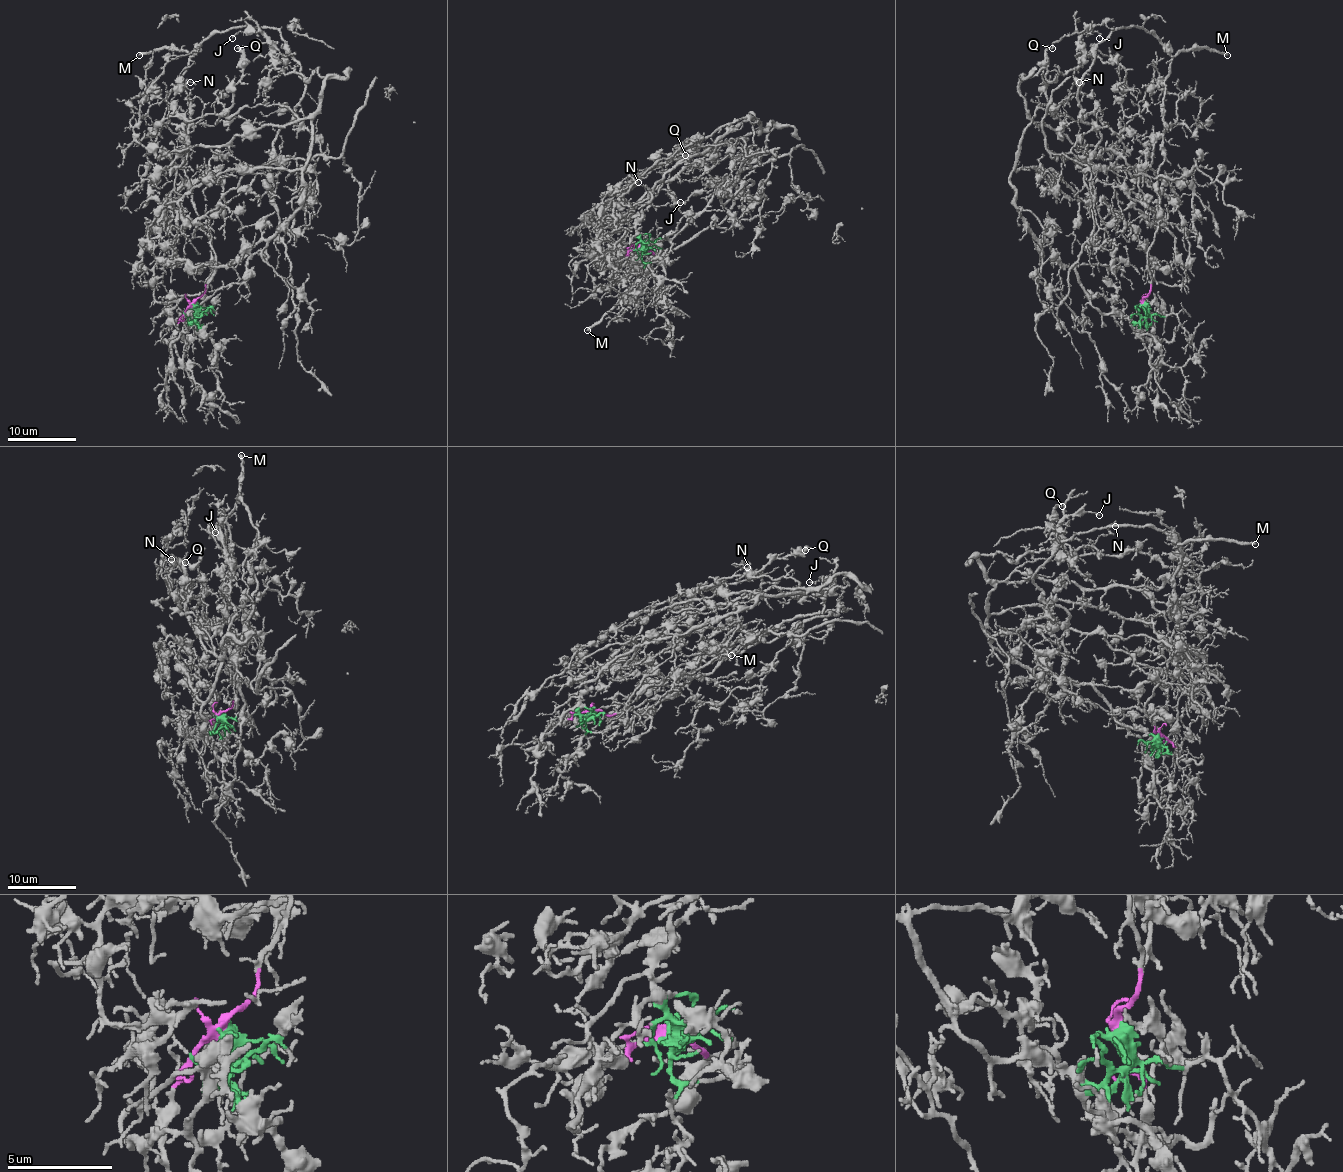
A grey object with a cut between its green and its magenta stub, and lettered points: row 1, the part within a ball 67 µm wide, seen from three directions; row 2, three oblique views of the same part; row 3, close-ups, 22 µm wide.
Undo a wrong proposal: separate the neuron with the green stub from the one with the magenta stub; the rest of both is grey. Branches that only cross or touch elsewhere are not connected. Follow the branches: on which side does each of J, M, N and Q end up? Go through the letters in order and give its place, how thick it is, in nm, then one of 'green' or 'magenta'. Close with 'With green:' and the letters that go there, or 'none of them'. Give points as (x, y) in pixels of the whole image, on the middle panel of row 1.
J: at (680, 202); 150 nm thick; green
M: at (587, 330); 280 nm thick; magenta
N: at (638, 182); 120 nm thick; green
Q: at (685, 155); 120 nm thick; green
With green: J, N, Q

